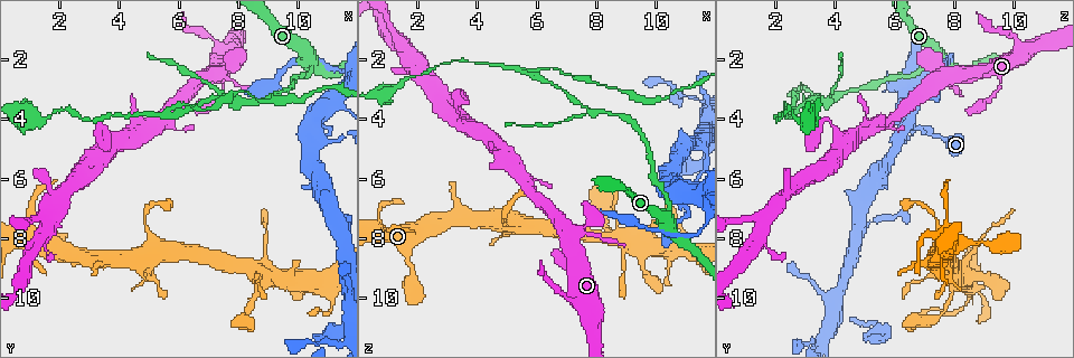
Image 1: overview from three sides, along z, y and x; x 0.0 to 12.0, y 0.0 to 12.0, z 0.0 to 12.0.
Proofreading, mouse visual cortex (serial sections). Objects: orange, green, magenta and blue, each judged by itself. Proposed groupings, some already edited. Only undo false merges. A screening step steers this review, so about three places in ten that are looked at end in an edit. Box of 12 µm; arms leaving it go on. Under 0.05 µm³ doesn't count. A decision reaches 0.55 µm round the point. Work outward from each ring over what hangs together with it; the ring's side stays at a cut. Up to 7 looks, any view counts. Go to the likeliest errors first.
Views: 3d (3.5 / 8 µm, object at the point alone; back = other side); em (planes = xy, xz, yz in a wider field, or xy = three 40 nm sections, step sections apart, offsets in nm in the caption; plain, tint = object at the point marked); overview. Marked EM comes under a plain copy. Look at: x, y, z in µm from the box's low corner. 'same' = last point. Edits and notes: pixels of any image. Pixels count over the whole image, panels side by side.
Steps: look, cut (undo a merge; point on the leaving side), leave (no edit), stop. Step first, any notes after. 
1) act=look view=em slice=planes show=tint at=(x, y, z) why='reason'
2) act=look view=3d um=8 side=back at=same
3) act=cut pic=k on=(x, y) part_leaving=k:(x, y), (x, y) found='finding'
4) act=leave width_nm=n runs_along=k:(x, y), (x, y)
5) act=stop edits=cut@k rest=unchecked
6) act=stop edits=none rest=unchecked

act=look view=3d um=3.5 at=(10.4, 2.0, 7.3) why='three arms meet'

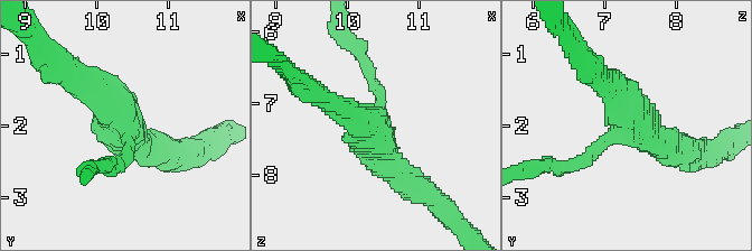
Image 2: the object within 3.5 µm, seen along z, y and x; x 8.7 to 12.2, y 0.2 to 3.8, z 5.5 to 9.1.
act=look view=em slice=xy step=2 show=tint at=(10.40, 2.00, 7.25) arms=3 arm_widths_nm=200,350,450 why='shape alone is not enough'

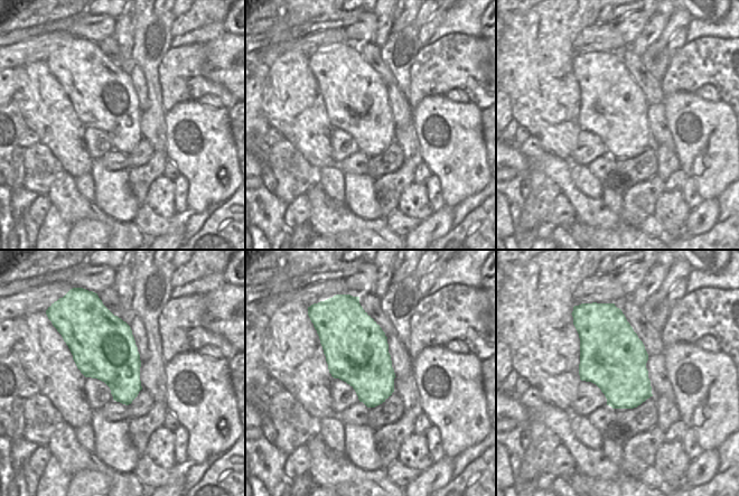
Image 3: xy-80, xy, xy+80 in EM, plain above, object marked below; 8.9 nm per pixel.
act=leave runs_along=2:(73, 76), (124, 121), (118, 166) found='one cell here'

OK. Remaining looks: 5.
act=look view=3d um=8 at=(7.8, 3.4, 3.8) why='a narrow waist'

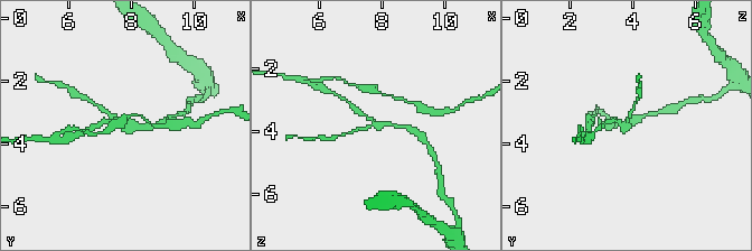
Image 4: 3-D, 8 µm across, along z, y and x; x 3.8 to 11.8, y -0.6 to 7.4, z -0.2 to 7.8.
act=look view=3d um=3.5 at=(7.8, 3.4, 3.8)

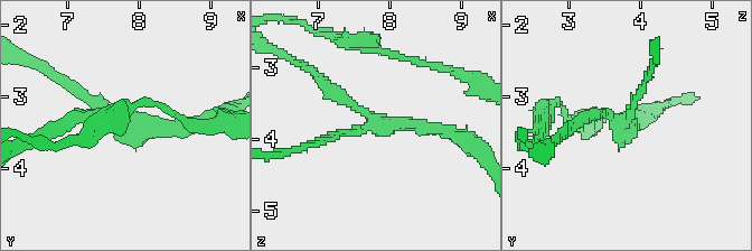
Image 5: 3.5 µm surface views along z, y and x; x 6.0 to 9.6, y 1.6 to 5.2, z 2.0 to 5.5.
act=look view=em slice=xy step=3 show=tint at=(7.85, 3.40, 3.75) arms=3 arm_widths_nm=150,150,200 why='need the tissue'

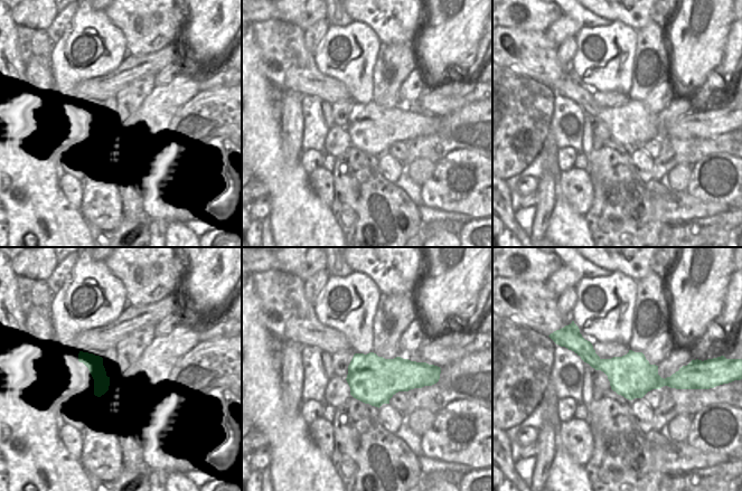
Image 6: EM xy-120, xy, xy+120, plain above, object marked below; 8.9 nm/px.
act=cut pic=5 on=(84, 95) part_leaving=5:(365, 129), (283, 152) found='a second cell is stuck on'

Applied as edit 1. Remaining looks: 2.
act=stop edits=cut@5 rest=unchecked

